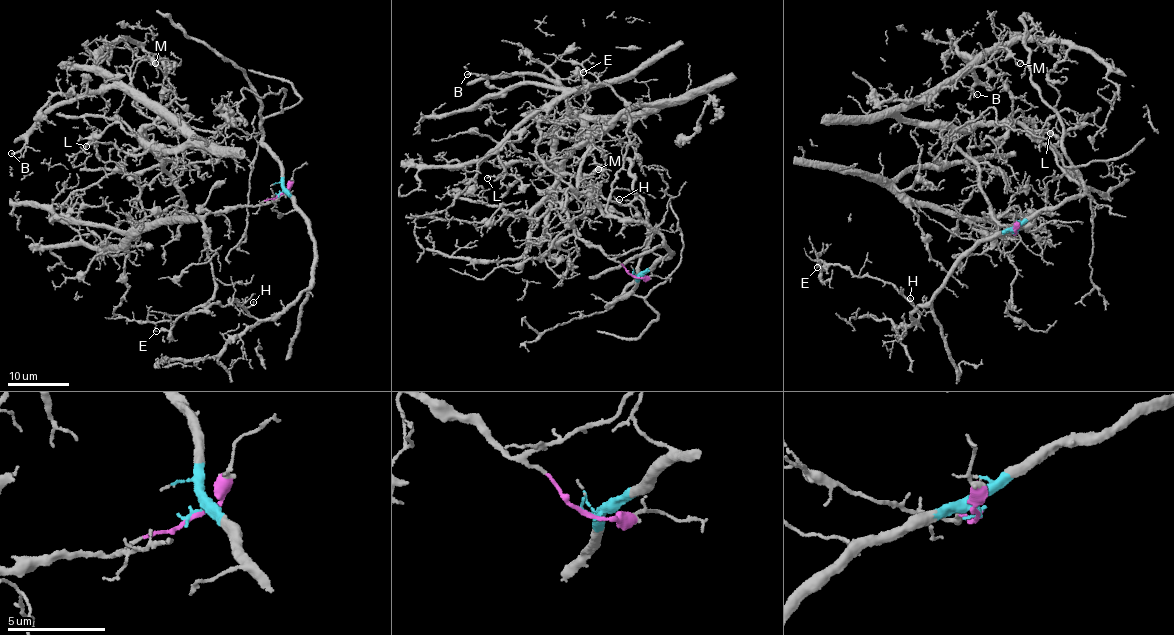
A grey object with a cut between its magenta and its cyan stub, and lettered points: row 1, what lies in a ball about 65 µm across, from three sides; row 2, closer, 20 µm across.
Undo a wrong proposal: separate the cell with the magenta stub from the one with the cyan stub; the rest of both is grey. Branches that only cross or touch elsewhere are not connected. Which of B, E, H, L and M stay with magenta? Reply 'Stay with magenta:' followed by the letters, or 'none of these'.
Stay with magenta: B, L, M

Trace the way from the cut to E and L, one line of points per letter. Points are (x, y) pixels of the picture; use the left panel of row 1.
E: (281, 192), (294, 197), (312, 242), (308, 288), (261, 320), (235, 299), (163, 320), (157, 331)
L: (281, 193), (256, 206), (194, 217), (177, 180), (121, 124), (113, 122), (94, 140), (96, 145), (86, 145)

